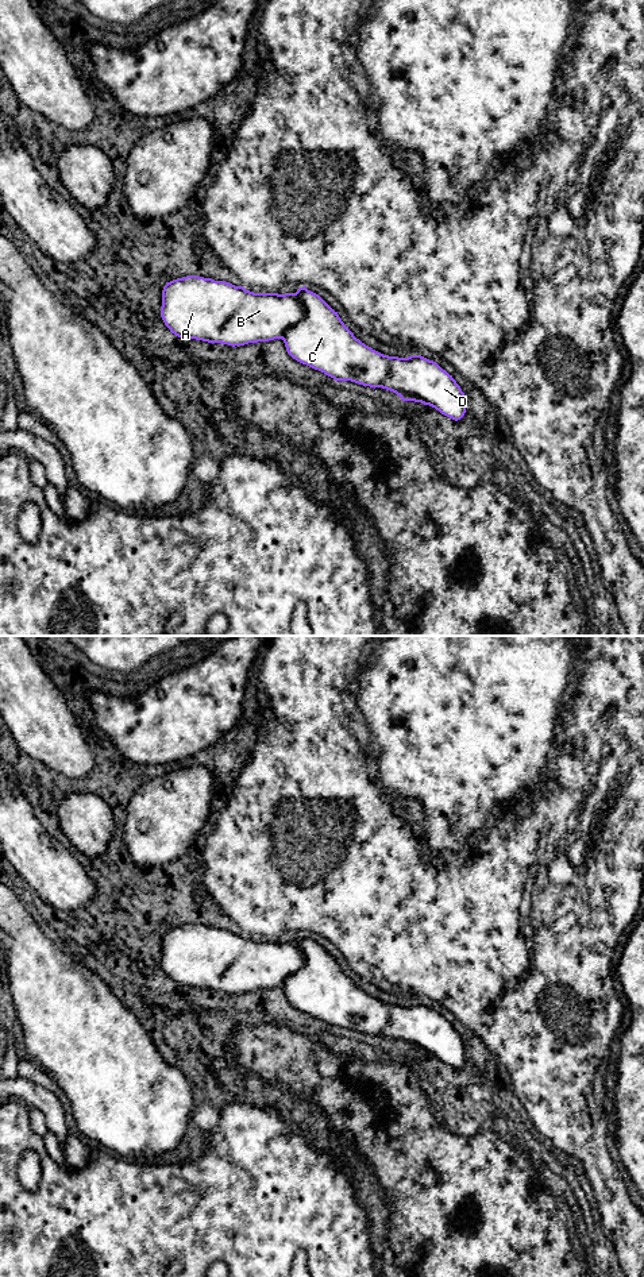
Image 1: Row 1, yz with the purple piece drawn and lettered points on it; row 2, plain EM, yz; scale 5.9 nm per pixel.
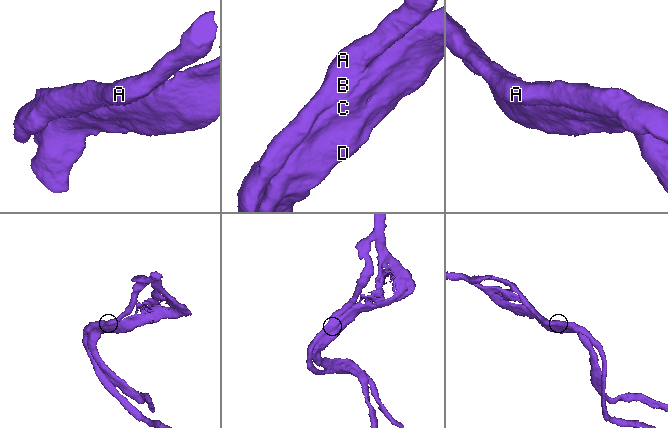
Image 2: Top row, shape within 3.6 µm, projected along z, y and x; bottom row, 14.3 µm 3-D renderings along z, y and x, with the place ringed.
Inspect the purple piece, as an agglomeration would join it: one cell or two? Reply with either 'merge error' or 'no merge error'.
merge error

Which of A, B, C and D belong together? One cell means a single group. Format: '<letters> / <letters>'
A B / C D

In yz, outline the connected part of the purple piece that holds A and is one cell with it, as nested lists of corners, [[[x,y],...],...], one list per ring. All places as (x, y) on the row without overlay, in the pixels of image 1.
[[[186,923],[163,934],[161,965],[178,985],[235,995],[284,987],[285,980],[305,965],[305,960],[296,941],[254,941],[225,929]]]

